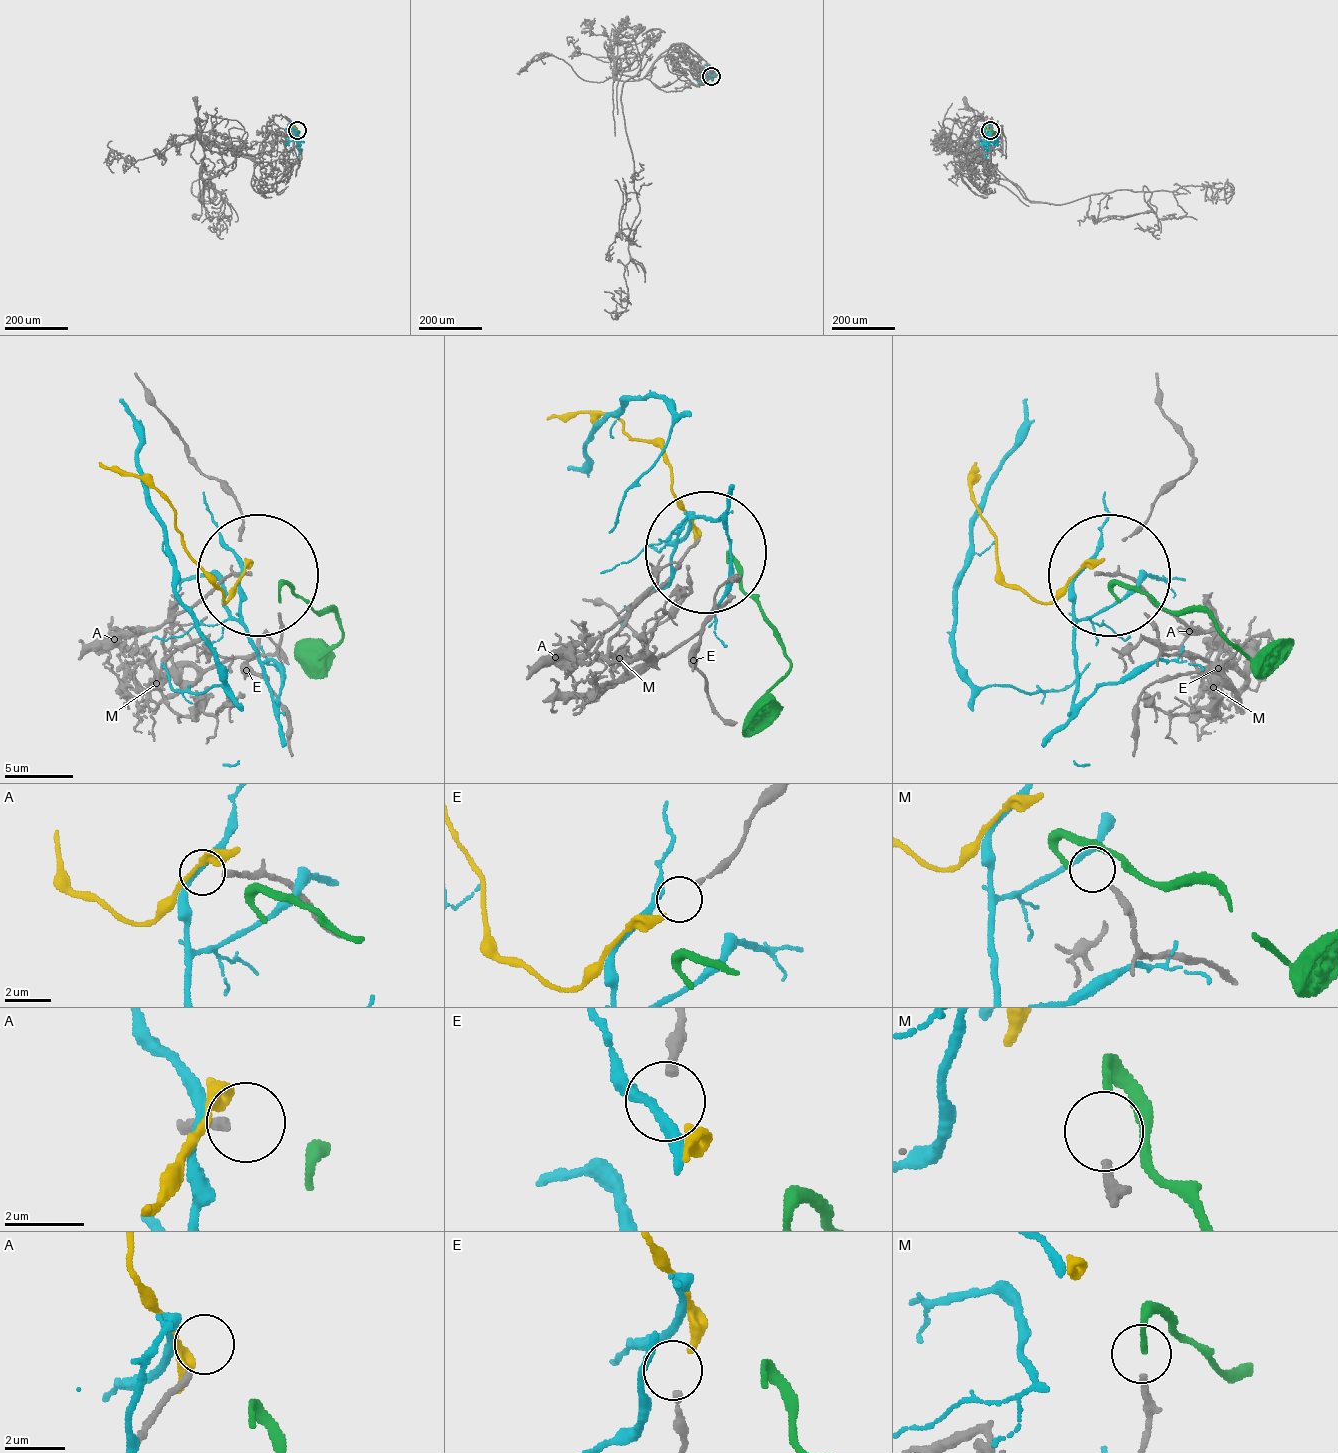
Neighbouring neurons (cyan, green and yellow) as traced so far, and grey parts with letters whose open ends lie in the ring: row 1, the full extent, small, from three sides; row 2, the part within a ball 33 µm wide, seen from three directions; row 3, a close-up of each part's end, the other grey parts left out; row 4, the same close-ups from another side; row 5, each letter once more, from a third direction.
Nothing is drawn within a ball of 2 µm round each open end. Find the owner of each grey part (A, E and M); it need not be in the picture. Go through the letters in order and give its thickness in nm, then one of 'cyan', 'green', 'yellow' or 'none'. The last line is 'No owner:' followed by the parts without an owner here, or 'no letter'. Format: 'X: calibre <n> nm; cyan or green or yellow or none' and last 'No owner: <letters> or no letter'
A: calibre 260 nm; none
E: calibre 200 nm; yellow
M: calibre 240 nm; green
No owner: A

